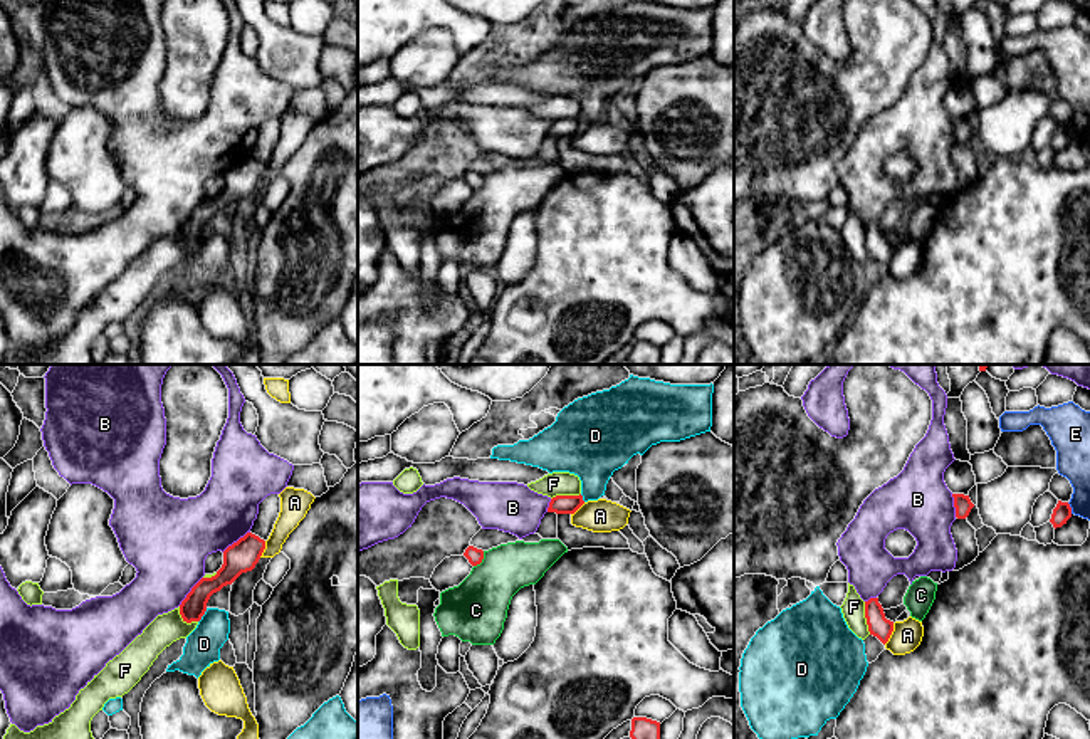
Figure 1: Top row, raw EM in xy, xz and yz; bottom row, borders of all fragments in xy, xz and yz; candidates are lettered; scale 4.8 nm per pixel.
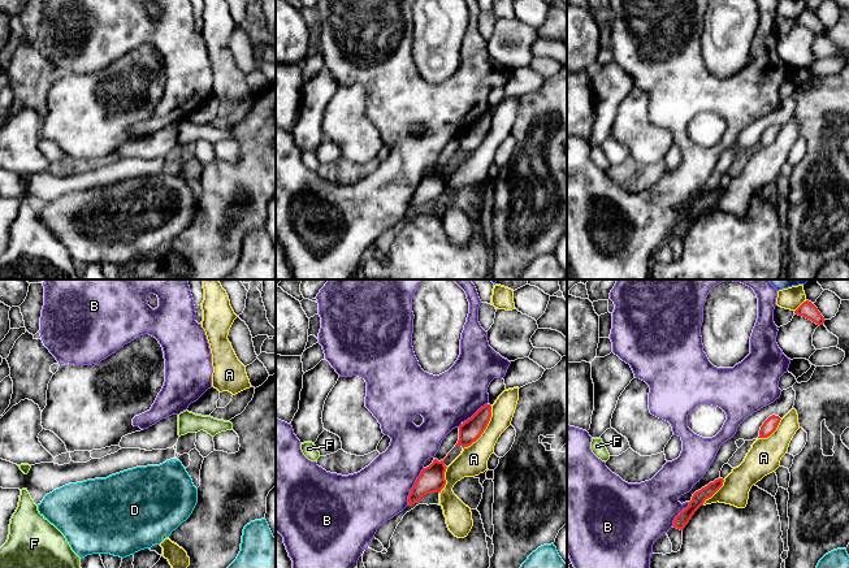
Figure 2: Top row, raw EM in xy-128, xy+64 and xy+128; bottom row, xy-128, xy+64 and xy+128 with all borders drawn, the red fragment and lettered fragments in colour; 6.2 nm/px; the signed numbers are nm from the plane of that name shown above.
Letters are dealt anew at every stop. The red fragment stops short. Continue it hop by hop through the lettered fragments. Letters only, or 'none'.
none

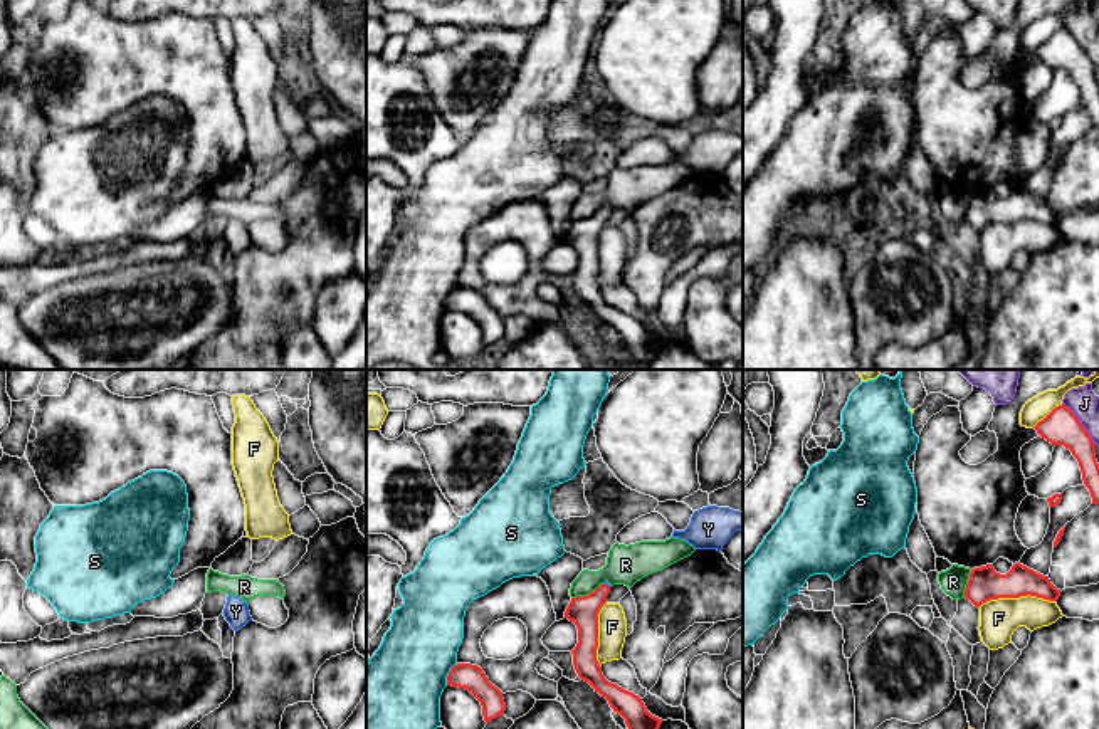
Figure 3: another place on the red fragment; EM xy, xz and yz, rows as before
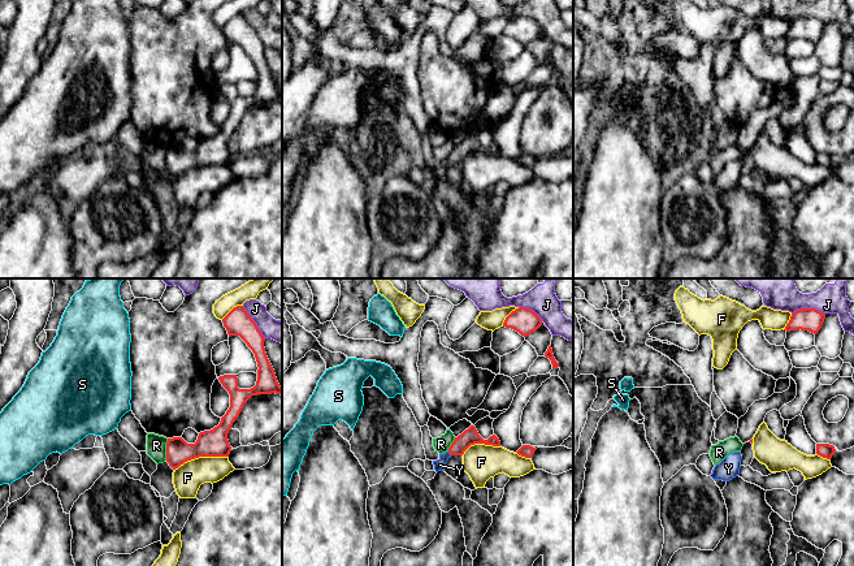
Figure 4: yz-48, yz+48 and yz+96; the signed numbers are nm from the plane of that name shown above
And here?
Y

